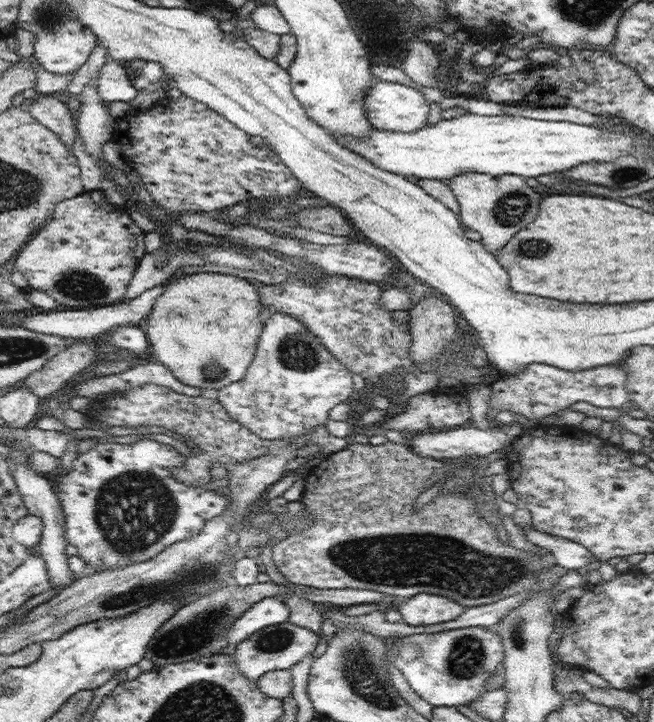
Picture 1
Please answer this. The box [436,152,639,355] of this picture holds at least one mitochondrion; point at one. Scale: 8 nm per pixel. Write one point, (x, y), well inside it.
(514, 206)

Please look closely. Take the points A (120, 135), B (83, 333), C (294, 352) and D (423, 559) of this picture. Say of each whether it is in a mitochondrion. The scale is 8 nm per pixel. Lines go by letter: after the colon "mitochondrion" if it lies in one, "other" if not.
A: other
B: other
C: mitochondrion
D: mitochondrion

